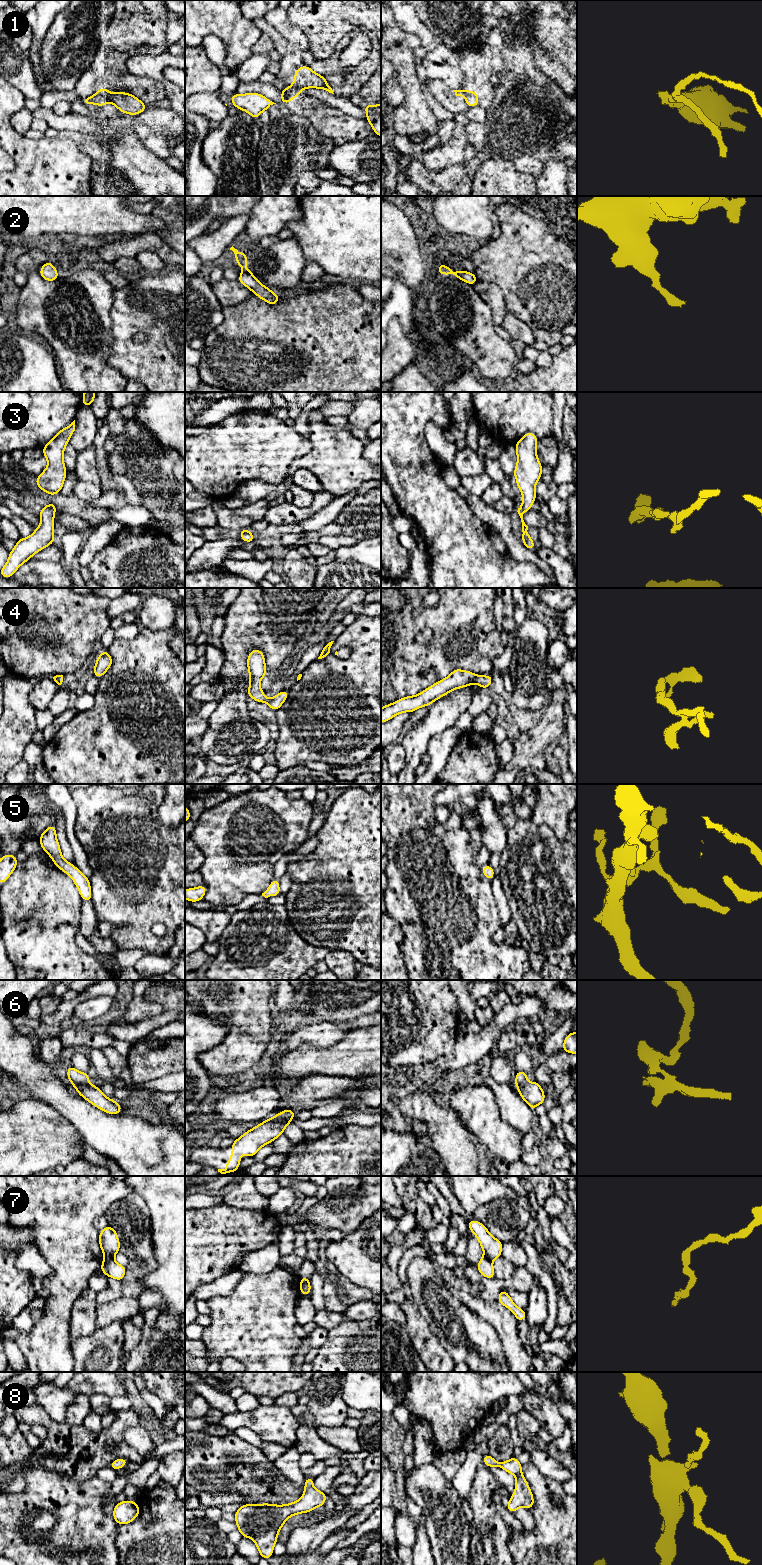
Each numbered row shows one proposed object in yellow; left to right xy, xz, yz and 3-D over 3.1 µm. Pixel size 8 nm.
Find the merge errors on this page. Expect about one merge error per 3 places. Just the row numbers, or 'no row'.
1, 6, 7

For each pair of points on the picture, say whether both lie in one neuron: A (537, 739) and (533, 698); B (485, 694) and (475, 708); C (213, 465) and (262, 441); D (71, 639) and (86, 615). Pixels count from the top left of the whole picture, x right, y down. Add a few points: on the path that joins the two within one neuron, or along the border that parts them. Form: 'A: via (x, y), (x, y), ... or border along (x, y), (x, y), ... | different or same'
A: border along (544, 708), (536, 714) | different
B: via (482, 697), (478, 705) | same
C: via (225, 456), (241, 447), (250, 446) | same
D: via (71, 633), (81, 621) | same

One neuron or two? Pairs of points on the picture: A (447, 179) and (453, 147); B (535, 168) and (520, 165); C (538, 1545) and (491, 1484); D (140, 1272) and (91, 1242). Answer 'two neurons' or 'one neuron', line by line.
A: two neurons
B: one neuron
C: two neurons
D: two neurons

